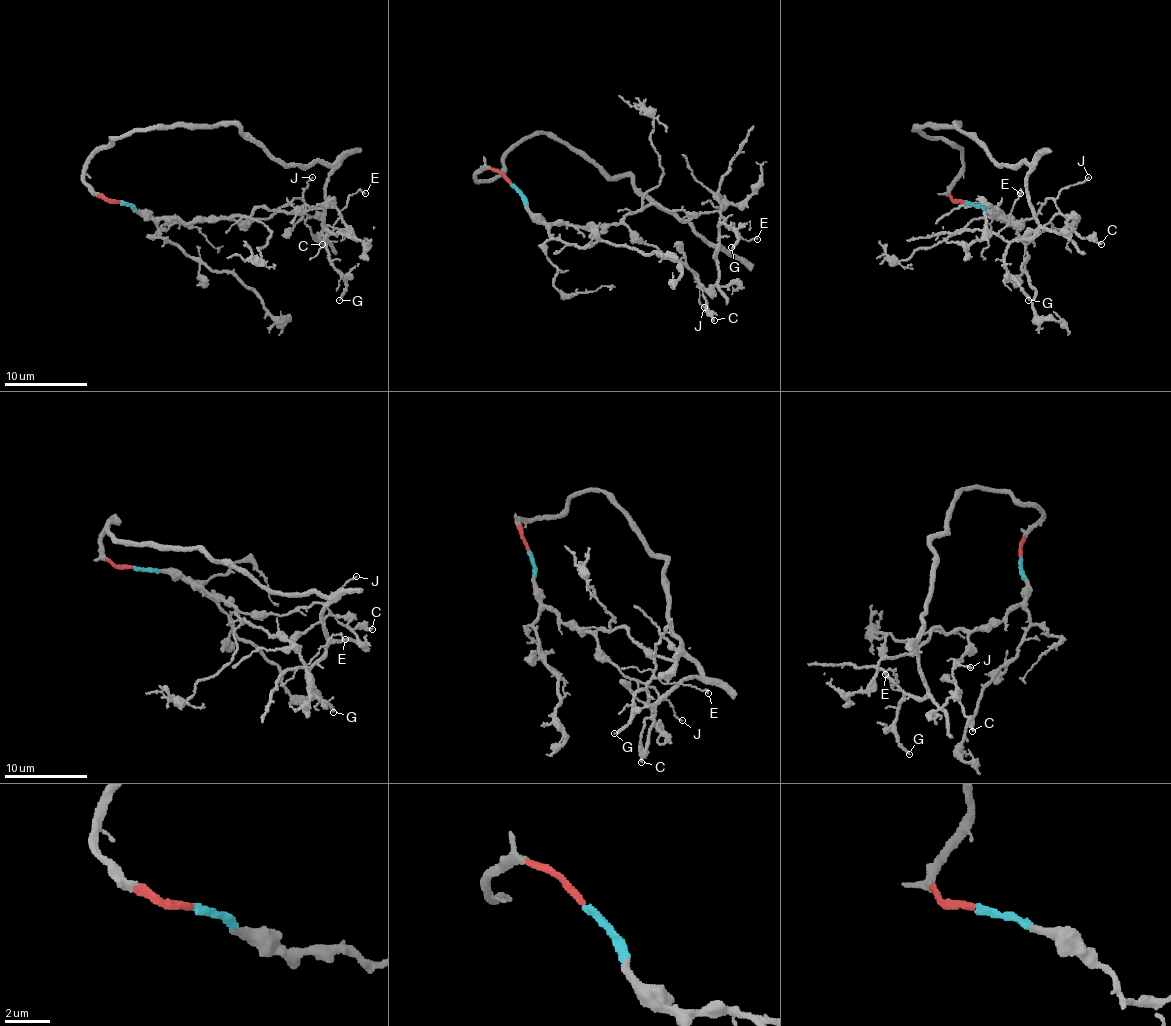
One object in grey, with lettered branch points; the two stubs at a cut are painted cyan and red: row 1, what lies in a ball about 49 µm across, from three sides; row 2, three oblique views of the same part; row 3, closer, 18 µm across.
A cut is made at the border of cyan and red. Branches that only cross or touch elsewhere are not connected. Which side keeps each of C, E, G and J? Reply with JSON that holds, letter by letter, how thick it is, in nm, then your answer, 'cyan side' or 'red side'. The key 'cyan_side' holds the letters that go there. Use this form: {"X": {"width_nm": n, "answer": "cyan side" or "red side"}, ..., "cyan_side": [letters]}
{"C": {"width_nm": 260, "answer": "cyan side"}, "E": {"width_nm": 110, "answer": "red side"}, "G": {"width_nm": 200, "answer": "red side"}, "J": {"width_nm": 130, "answer": "cyan side"}, "cyan_side": ["C", "J"]}

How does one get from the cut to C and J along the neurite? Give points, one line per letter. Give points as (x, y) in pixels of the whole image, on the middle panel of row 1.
C: (511, 184), (525, 205), (548, 223), (581, 227), (624, 223), (639, 238), (697, 275), (707, 314), (713, 320)
J: (511, 184), (525, 205), (548, 223), (581, 227), (624, 223), (695, 275), (699, 302), (705, 308)

